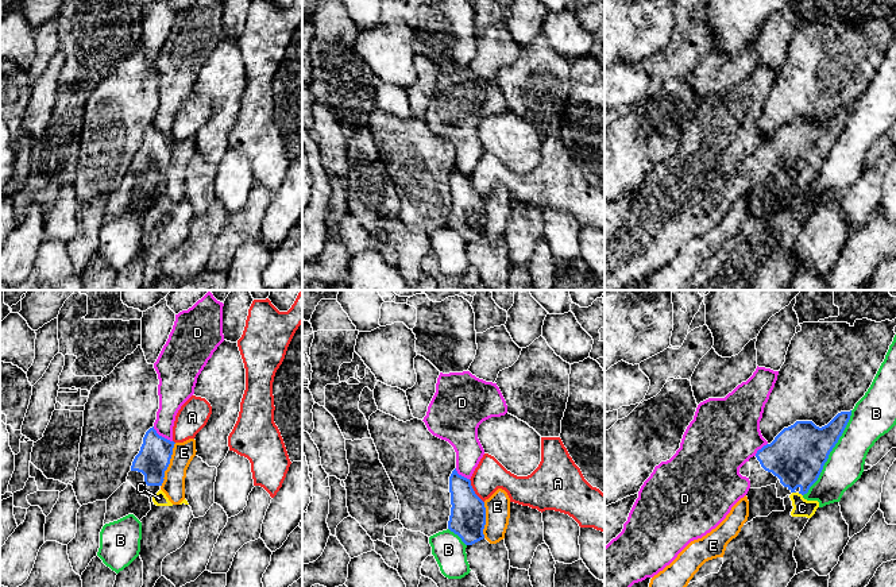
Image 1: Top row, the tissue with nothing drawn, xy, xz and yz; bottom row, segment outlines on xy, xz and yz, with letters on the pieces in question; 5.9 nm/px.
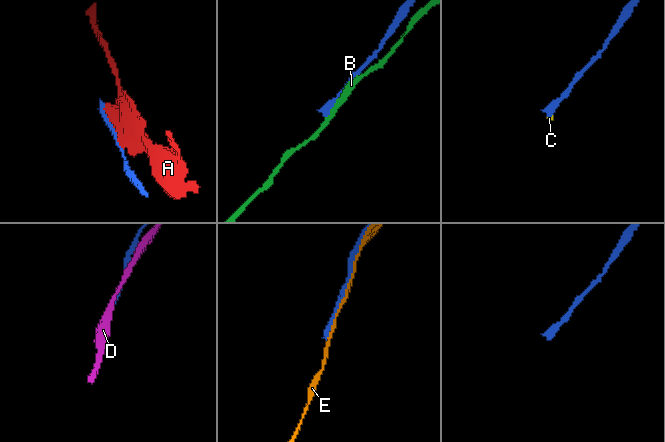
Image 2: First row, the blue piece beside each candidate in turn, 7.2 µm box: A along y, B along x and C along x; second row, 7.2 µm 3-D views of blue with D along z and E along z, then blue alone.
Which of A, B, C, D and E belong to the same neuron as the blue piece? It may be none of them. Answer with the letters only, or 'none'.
none

